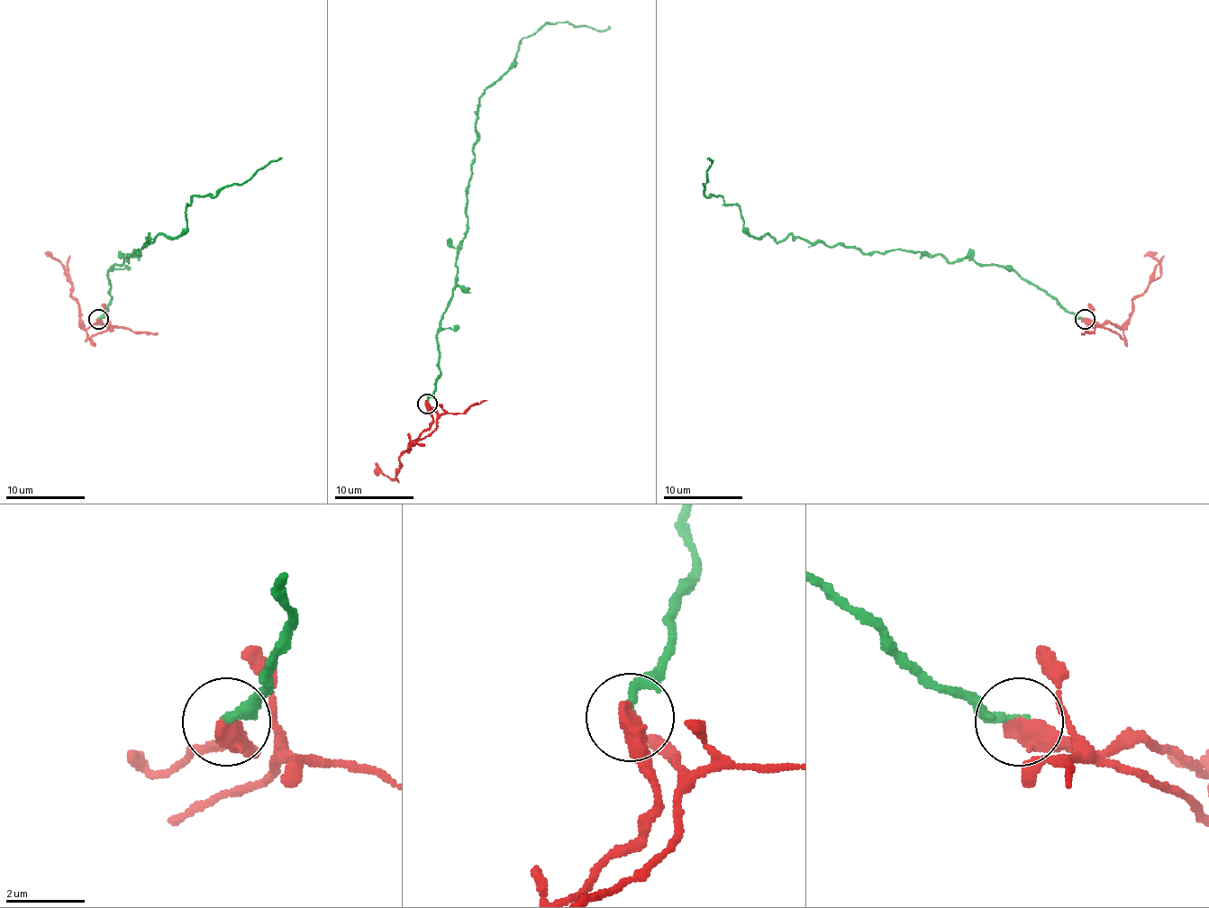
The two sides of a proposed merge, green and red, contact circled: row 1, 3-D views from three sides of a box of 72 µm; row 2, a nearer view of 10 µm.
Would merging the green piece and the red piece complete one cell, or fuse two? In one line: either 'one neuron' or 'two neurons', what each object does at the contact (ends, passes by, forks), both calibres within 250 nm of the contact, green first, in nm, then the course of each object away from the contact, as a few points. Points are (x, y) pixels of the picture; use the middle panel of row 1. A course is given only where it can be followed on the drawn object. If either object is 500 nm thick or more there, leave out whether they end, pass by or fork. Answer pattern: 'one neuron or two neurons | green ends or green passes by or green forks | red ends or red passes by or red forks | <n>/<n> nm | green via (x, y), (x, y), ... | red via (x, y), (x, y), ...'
two neurons | 220/550 nm | green via (426, 403), (440, 373), (436, 333), (468, 219), (480, 95), (543, 24), (611, 27) | red via (426, 403), (432, 424), (399, 456), (401, 466), (393, 478), (375, 462)

